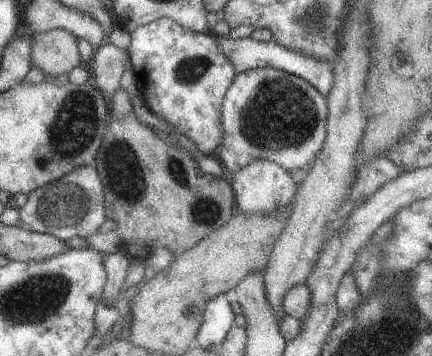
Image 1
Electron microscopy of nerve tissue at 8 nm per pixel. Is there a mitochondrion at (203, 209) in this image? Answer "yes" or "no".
yes

